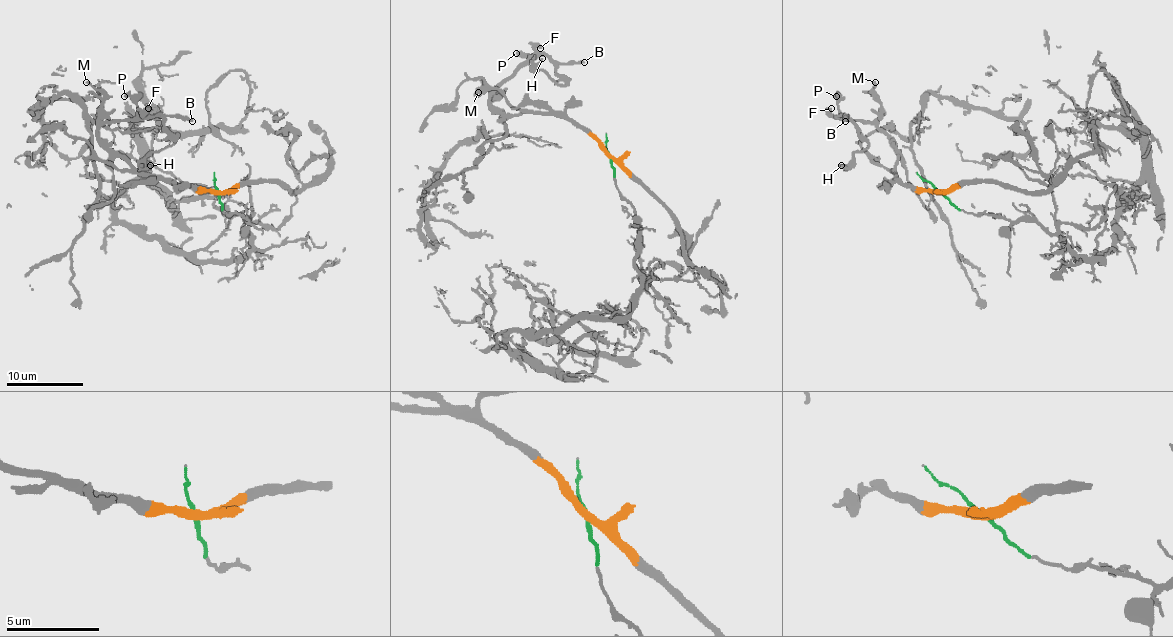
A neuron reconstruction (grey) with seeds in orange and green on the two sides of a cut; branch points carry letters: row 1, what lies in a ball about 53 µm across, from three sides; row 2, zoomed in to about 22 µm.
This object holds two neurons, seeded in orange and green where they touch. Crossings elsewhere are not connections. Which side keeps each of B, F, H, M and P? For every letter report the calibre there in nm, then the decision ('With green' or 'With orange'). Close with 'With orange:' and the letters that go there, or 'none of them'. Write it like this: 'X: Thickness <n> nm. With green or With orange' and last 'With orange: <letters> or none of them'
B: Thickness 220 nm. With orange
F: Thickness 460 nm. With orange
H: Thickness 200 nm. With orange
M: Thickness 200 nm. With orange
P: Thickness 460 nm. With orange
With orange: B, F, H, M, P

